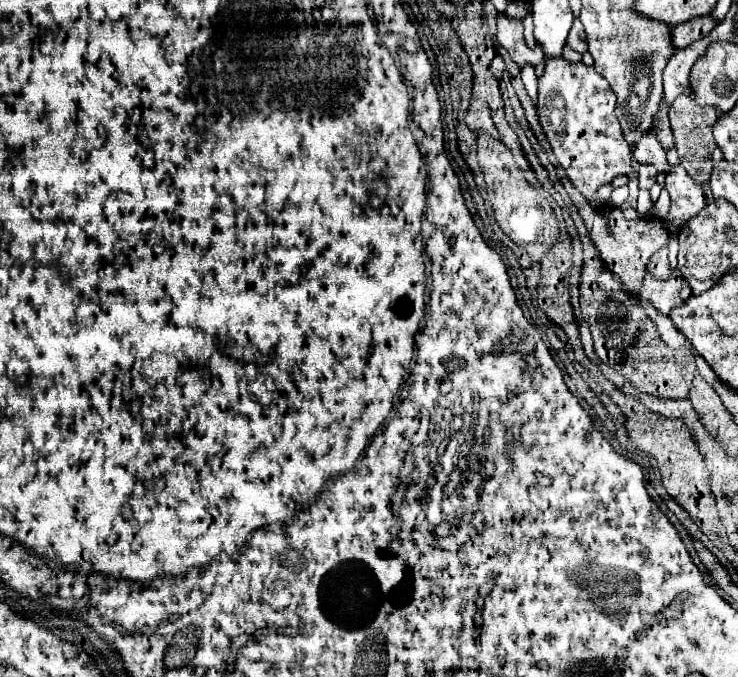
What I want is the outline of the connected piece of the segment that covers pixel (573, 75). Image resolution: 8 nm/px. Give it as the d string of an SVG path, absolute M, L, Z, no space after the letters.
M552 59L538 79L540 125L568 179L587 200L593 200L601 186L619 175L628 175L632 169L632 153L614 115L614 105L616 95L608 81L584 63Z

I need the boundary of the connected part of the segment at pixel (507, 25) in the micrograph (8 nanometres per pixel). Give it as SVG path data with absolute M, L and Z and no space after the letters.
M504 13L498 15L498 45L504 47L512 61L518 65L518 69L522 69L524 65L532 65L536 67L544 57L540 46L528 49L526 41L524 41L524 25L518 19L508 19Z

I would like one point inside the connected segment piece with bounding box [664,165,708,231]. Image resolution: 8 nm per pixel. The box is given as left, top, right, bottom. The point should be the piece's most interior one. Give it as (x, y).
(687, 197)

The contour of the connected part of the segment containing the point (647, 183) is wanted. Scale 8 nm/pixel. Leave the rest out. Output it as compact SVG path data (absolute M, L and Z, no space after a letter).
M636 165L638 169L638 185L640 189L650 189L654 183L656 183L656 169L652 165Z

